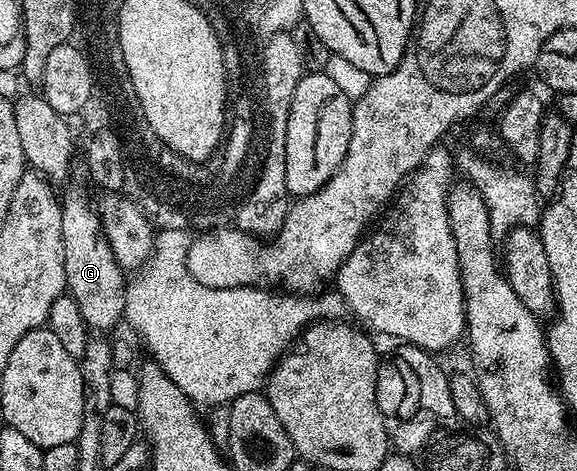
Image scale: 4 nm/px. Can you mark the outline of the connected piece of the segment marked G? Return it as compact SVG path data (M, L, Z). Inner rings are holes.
M78 191L61 198L63 237L63 270L66 274L65 288L78 303L83 321L96 333L106 333L123 320L125 311L126 275L116 262L112 248L102 243L104 227L91 205Z

